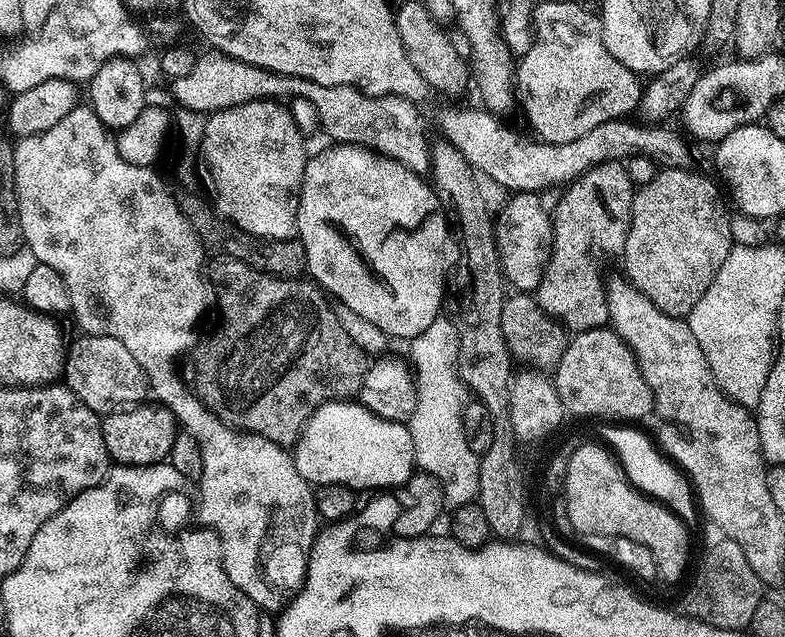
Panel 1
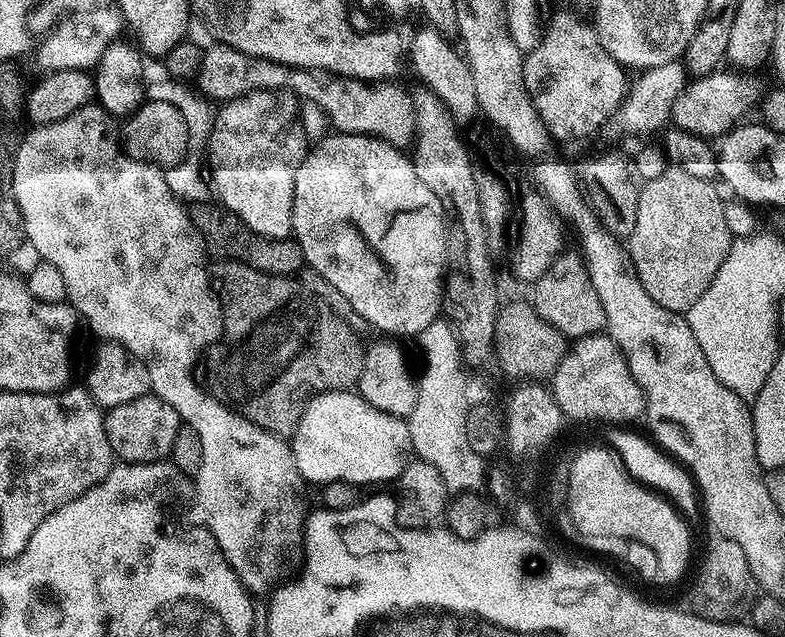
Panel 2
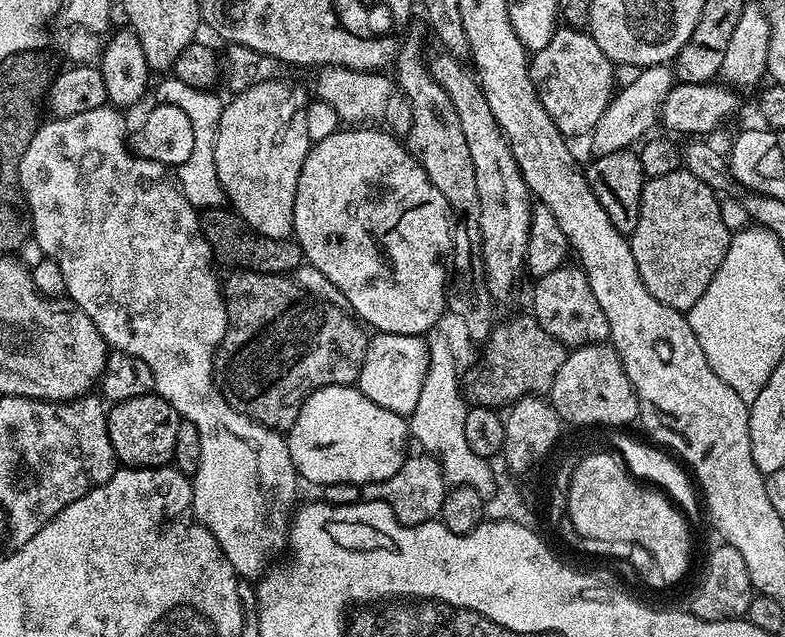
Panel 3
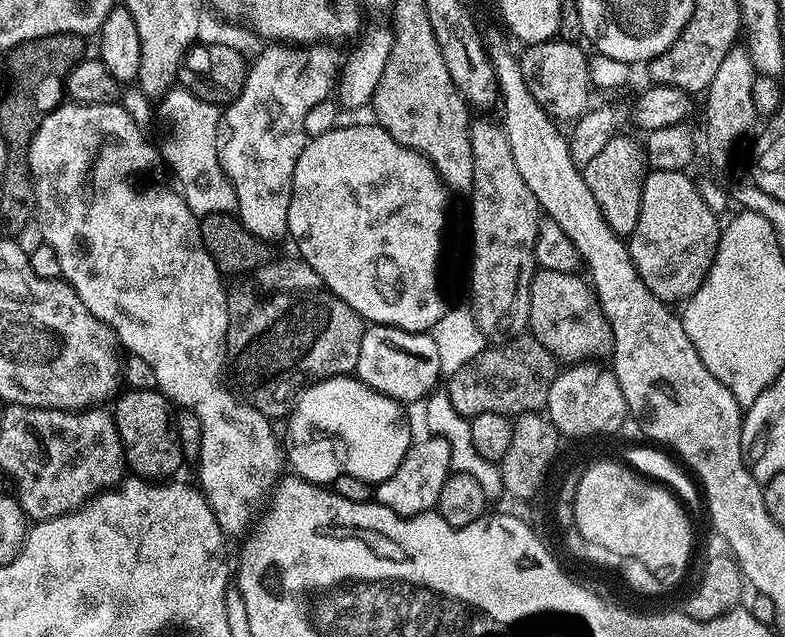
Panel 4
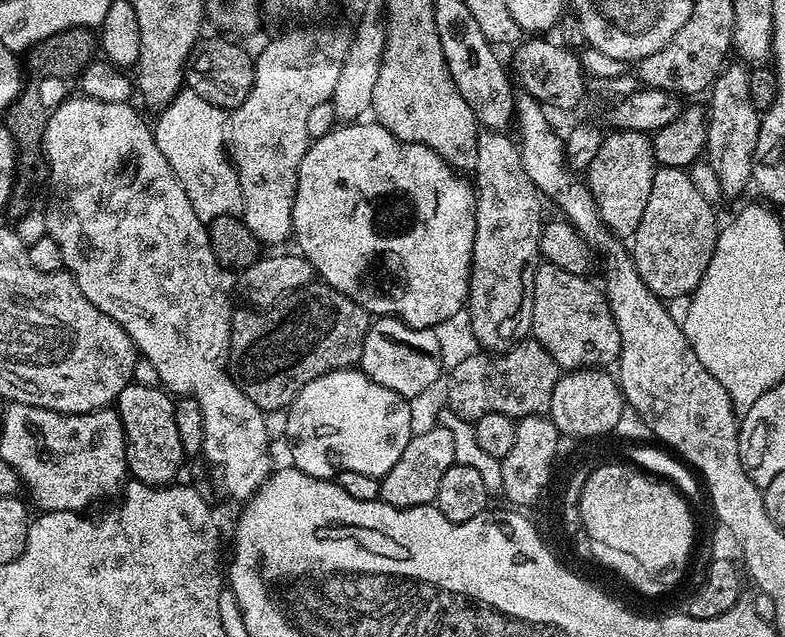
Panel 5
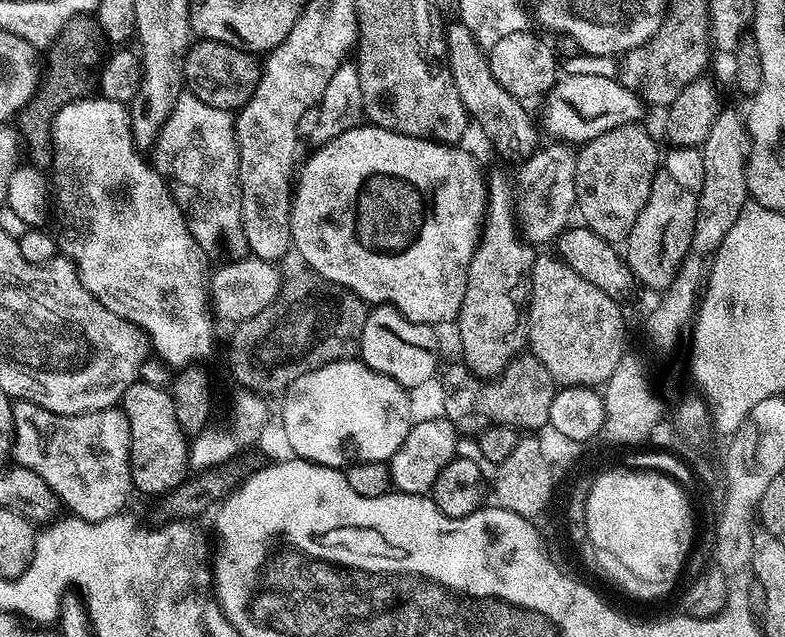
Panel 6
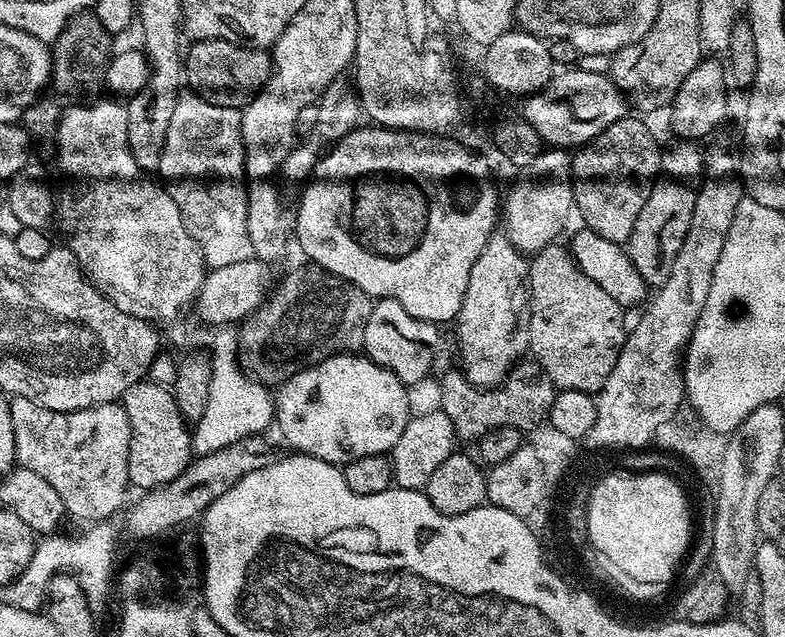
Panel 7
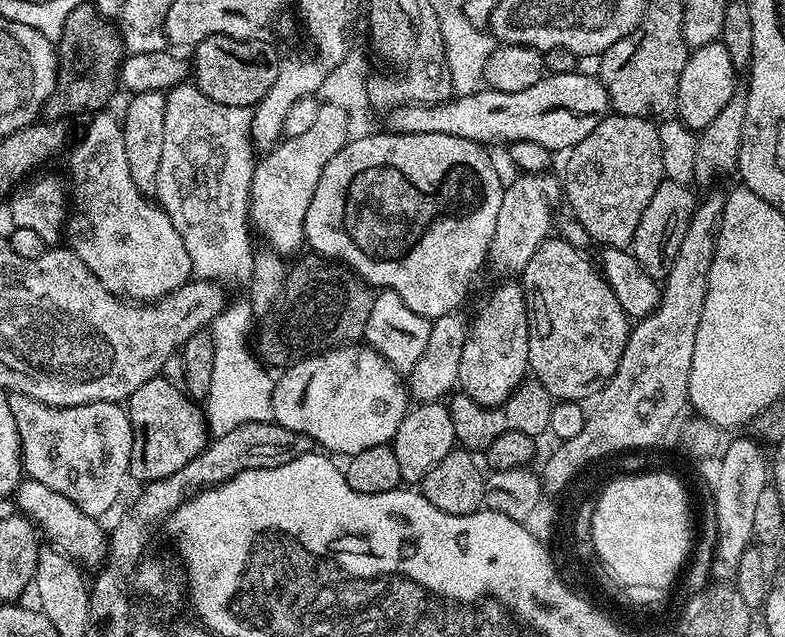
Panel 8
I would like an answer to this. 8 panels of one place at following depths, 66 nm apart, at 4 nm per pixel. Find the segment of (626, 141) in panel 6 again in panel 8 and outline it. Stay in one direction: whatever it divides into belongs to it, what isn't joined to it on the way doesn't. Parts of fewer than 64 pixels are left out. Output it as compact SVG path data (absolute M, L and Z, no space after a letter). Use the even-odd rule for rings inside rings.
M609 114L604 117L602 122L598 122L598 126L594 126L594 130L590 130L590 134L586 134L586 138L582 138L582 142L578 142L567 153L568 161L564 164L564 176L562 175L562 196L572 207L571 215L578 221L588 232L589 237L593 241L597 240L597 245L606 248L628 248L634 238L634 230L638 230L638 222L642 219L642 214L646 210L646 205L650 202L650 198L654 198L654 190L658 190L658 186L666 179L662 158L662 142L659 140L658 127L651 119L642 116L617 116Z

